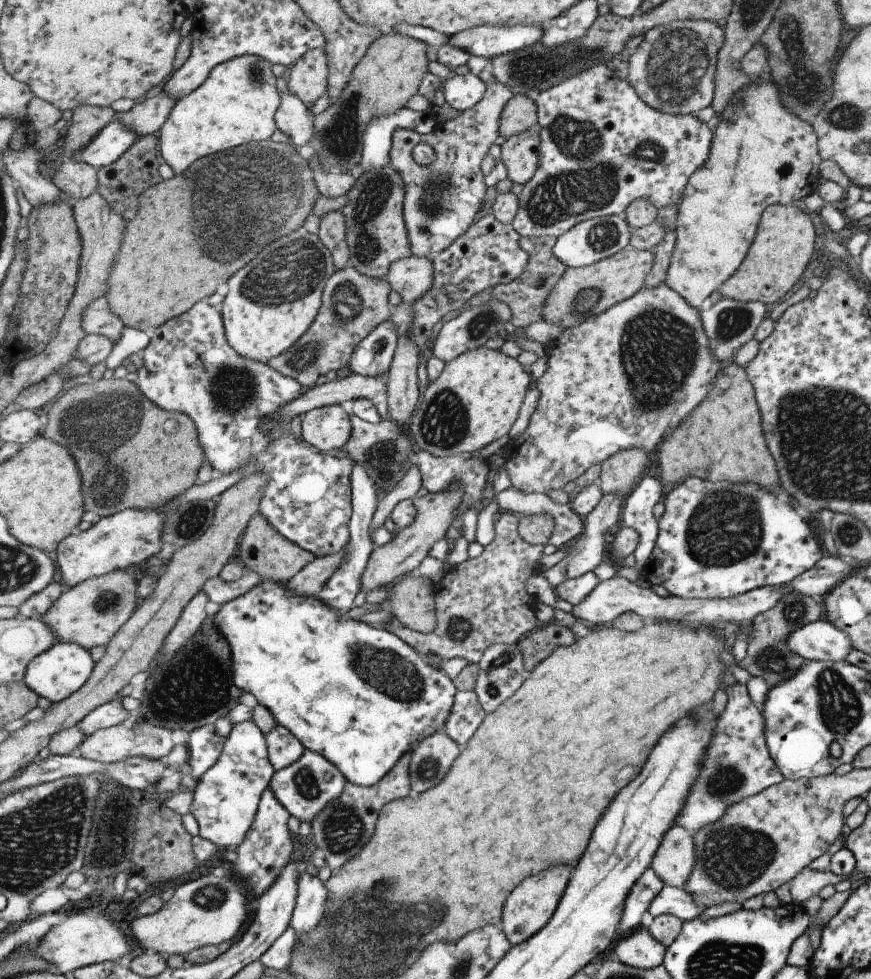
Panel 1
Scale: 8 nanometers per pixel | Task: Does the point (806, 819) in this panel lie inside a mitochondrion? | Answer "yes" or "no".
no

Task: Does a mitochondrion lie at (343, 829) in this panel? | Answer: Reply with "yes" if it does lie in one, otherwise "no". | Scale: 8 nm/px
yes

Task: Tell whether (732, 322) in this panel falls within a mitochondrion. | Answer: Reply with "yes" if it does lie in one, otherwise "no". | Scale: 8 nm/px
yes

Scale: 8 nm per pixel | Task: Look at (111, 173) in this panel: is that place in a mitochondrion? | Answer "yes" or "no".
no

